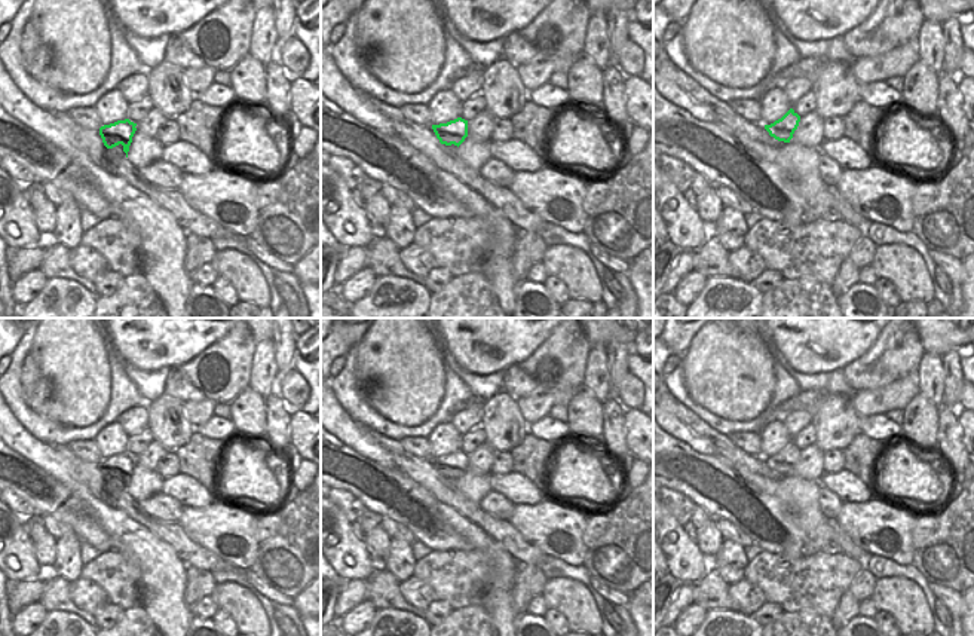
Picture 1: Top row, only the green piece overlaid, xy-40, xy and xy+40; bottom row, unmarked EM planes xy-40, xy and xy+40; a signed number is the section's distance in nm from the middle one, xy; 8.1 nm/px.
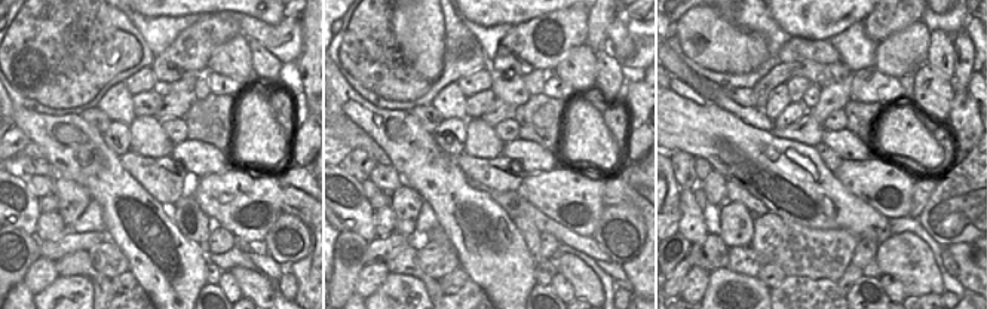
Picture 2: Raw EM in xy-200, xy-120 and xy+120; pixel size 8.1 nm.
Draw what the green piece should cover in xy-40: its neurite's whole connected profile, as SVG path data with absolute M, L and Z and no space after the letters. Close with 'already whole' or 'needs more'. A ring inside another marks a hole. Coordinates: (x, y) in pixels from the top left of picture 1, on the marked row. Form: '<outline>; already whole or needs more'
M129 119L117 120L110 125L104 125L99 128L99 135L102 138L102 143L107 149L113 149L119 144L123 146L123 152L129 152L129 146L132 143L132 137L137 131L137 123L131 122Z; already whole

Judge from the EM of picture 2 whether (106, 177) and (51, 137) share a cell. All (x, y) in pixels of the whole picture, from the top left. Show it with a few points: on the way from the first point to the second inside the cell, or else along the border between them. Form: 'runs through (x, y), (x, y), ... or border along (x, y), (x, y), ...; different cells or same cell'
runs through (92, 177), (64, 150); same cell

